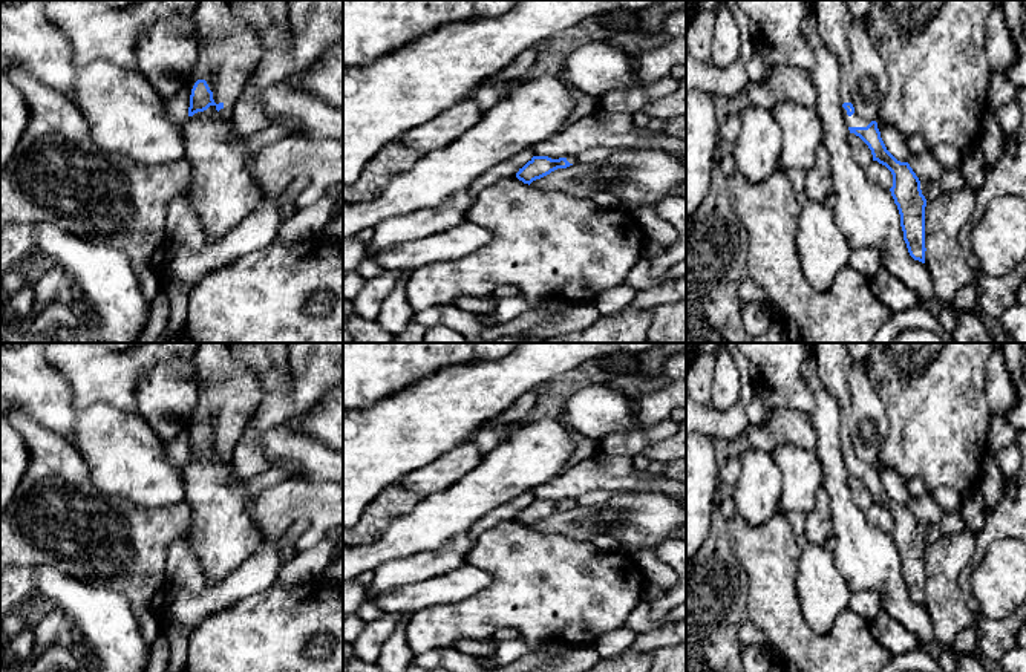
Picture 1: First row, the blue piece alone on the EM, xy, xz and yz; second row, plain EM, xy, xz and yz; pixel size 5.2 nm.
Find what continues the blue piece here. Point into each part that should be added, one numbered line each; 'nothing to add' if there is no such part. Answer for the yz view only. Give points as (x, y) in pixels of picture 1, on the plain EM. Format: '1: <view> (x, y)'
1: yz (855, 463)

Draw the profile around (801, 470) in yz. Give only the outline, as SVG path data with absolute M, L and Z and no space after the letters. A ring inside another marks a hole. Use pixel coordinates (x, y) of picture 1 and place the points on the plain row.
M783 445L770 452L775 464L781 470L779 511L810 513L816 504L816 494L824 488L824 468L813 449L805 450L798 445Z

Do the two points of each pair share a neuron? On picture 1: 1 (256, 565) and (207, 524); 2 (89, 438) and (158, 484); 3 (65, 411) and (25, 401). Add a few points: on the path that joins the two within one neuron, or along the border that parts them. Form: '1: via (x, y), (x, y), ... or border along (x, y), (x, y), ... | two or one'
1: border along (264, 538), (256, 551), (218, 579) | two
2: via (106, 438), (141, 473) | one
3: via (55, 409), (48, 401), (34, 401) | one

